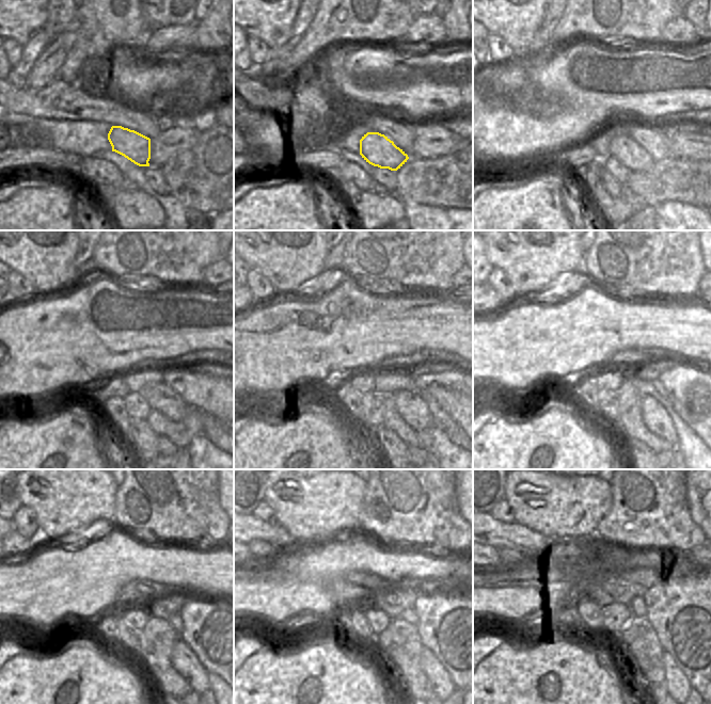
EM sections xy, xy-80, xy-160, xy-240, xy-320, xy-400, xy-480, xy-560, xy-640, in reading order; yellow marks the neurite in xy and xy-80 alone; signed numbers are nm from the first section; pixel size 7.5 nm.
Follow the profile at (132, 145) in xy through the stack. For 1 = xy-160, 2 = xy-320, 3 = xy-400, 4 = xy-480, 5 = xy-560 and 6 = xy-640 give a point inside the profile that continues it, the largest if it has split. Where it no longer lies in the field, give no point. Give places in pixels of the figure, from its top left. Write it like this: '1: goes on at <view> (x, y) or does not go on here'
1: goes on at xy-160 (629, 153)
2: goes on at xy-320 (411, 408)
3: goes on at xy-400 (653, 414)
4: goes on at xy-480 (184, 660)
5: goes on at xy-560 (442, 686)
6: goes on at xy-640 (678, 686)

